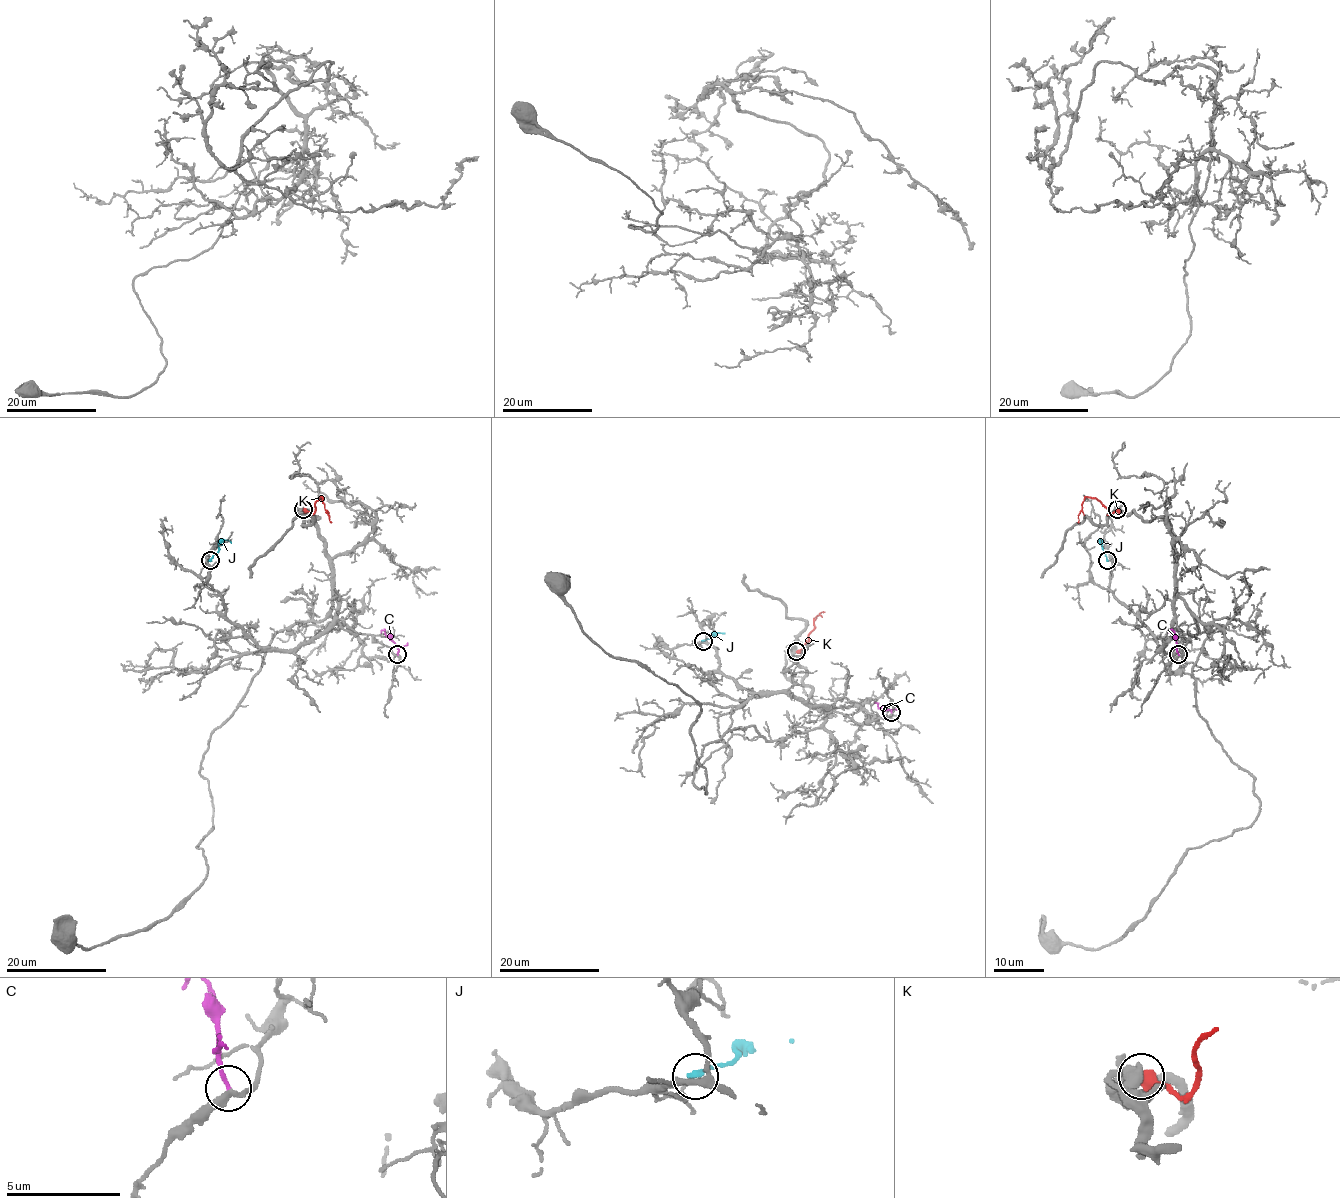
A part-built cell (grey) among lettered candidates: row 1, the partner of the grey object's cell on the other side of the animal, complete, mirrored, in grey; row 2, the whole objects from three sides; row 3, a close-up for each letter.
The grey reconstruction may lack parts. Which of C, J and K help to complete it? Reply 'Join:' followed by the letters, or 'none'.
Join: none

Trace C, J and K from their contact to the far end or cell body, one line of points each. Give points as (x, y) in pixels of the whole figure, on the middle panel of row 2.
C: (891, 712), (879, 708), (875, 702)
J: (703, 641), (725, 633)
K: (796, 651), (806, 643), (815, 619), (825, 612)

